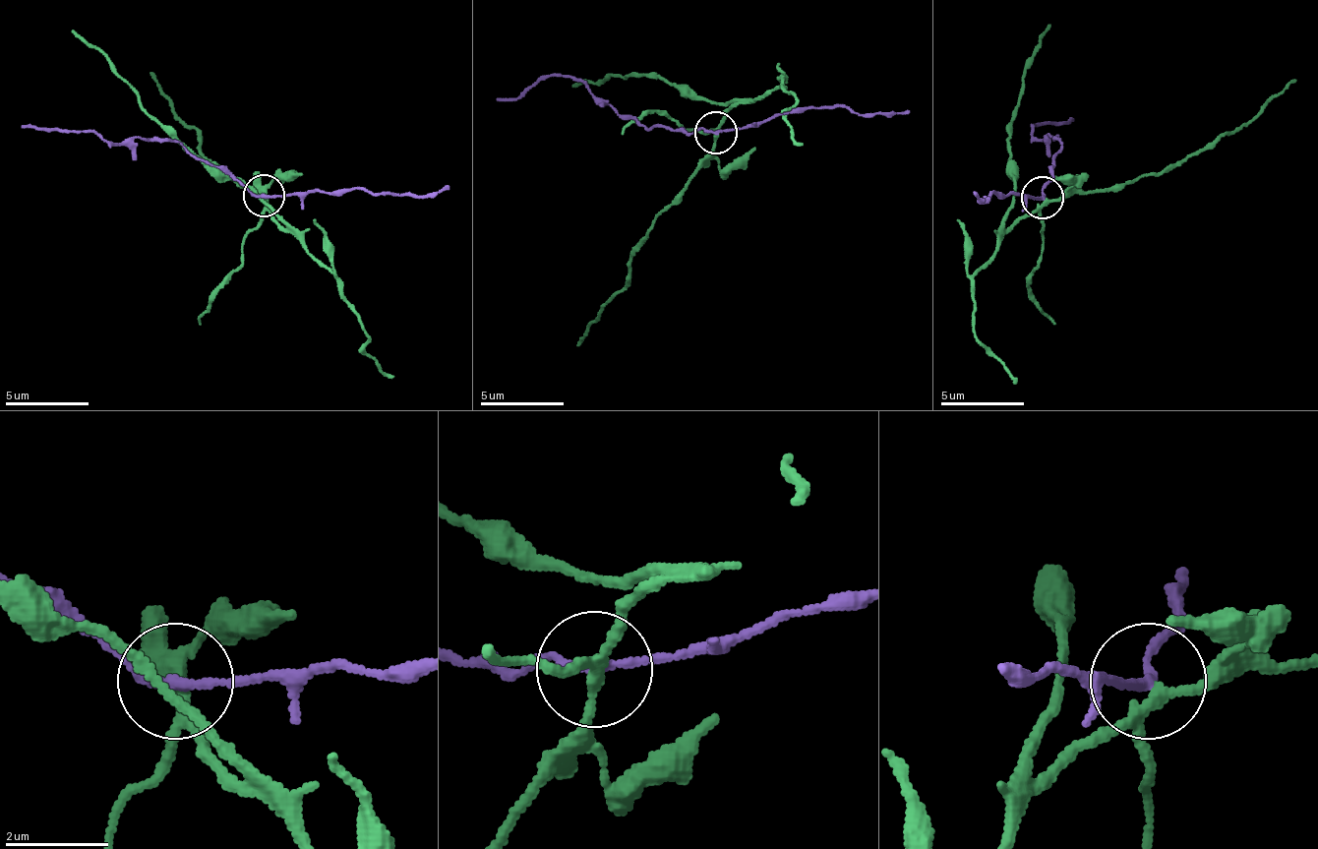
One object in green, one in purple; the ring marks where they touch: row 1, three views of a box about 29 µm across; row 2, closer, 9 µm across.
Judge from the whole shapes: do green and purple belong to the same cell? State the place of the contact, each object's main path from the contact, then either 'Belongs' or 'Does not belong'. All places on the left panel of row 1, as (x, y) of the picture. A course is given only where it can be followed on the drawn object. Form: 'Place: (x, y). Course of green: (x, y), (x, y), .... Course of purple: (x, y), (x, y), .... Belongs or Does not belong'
Place: (264, 196). Course of green: (263, 197), (271, 213), (279, 218), (248, 189), (185, 151), (136, 93), (71, 30). Course of purple: (263, 197), (172, 142), (131, 138), (105, 143), (91, 130), (40, 129), (21, 124). Does not belong

